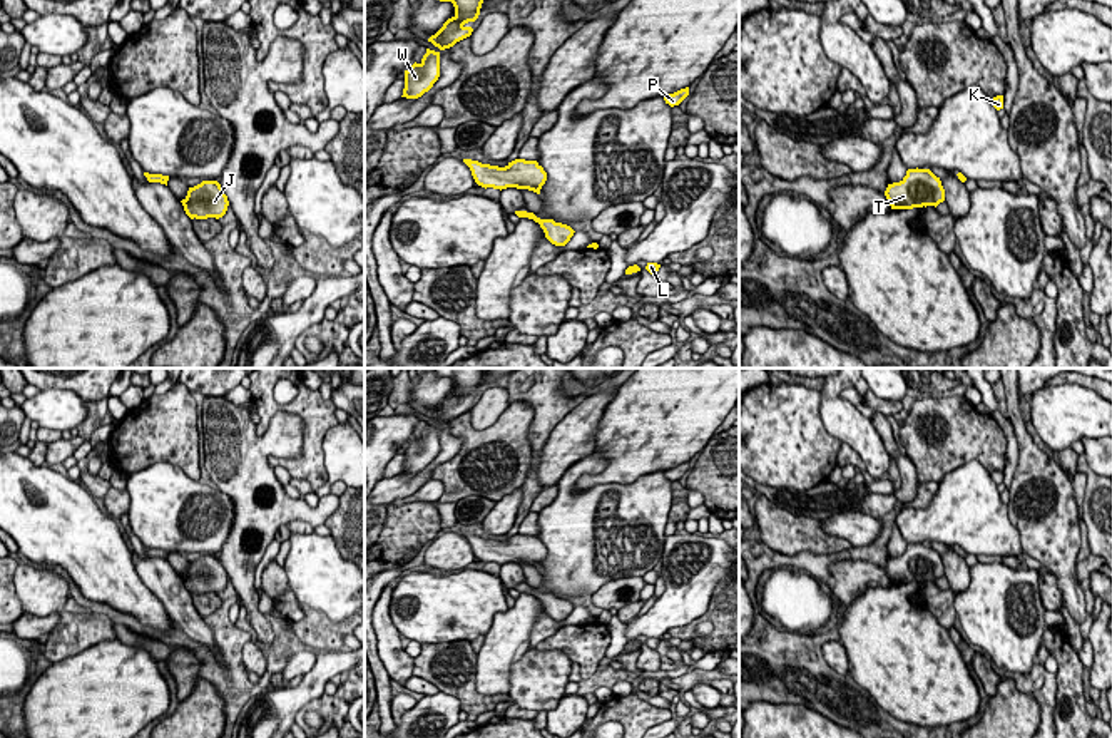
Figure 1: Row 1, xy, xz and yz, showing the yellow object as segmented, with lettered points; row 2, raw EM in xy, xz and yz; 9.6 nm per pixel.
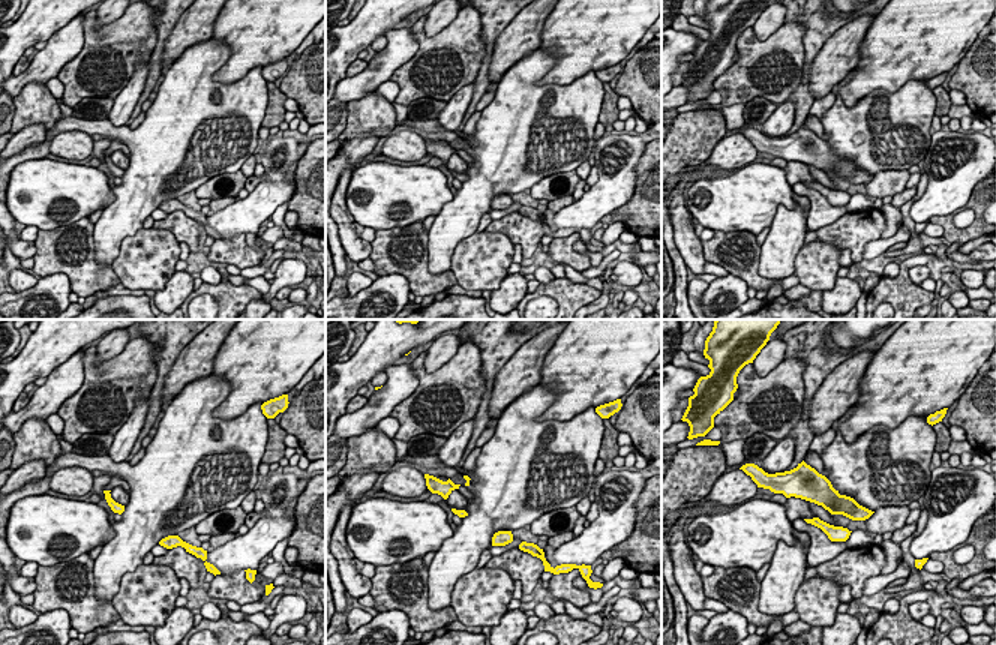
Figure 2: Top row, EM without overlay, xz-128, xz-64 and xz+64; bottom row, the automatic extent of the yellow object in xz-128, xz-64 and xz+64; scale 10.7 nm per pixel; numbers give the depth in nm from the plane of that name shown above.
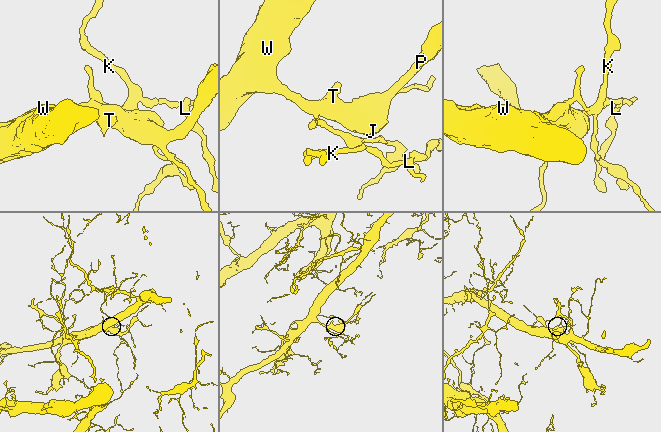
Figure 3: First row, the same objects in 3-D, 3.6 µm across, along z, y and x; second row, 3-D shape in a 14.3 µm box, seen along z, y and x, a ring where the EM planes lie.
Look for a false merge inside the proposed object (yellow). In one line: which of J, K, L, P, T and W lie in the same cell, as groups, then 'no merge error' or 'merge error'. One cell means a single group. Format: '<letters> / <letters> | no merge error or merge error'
J K L P T W | no merge error

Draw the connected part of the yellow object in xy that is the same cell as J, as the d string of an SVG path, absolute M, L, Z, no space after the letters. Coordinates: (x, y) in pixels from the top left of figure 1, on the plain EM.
M202 556L189 562L187 571L181 576L191 594L222 592L229 576L217 556Z

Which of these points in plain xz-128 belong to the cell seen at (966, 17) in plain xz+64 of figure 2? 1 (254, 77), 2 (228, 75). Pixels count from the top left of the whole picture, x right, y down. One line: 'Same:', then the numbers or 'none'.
Same: 2

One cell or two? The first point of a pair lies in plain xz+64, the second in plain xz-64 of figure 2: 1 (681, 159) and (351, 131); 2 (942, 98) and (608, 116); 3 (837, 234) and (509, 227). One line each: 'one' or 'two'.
1: one
2: one
3: one

